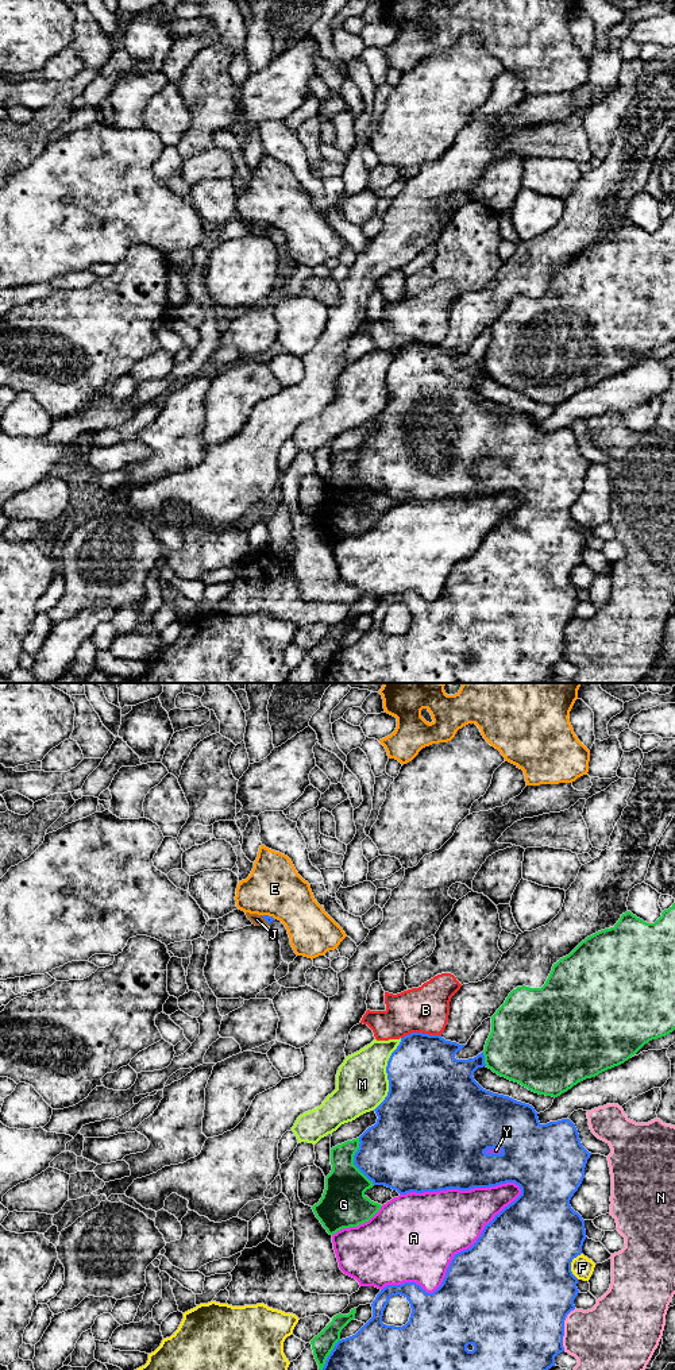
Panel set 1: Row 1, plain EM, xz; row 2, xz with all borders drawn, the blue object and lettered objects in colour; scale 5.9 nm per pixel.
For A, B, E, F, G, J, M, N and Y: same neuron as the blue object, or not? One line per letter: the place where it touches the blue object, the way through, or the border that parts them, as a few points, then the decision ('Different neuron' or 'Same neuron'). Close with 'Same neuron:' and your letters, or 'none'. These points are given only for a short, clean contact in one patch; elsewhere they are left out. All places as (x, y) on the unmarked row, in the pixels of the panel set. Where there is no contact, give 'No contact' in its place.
A: Touches blue at xz (451, 570). Different neuron
B: Touches blue at xz (420, 342). Different neuron
E: Touches blue at xz (267, 224). Boundary: xz (262, 223), (267, 223), (274, 228). Different neuron
F: Touches blue at xz (570, 574). Different neuron
G: Touches blue at xz (354, 470). Different neuron
J: Touches blue at xz (265, 227). Path across: xz (269, 228), (265, 227), (257, 228). Same neuron
M: Touches blue at xz (388, 384). Different neuron
N: Touches blue at xz (563, 637). Different neuron
Y: Touches blue at xz (493, 463). Path across: xz (466, 431), (493, 463), (496, 459). Same neuron
Same neuron: J, Y

